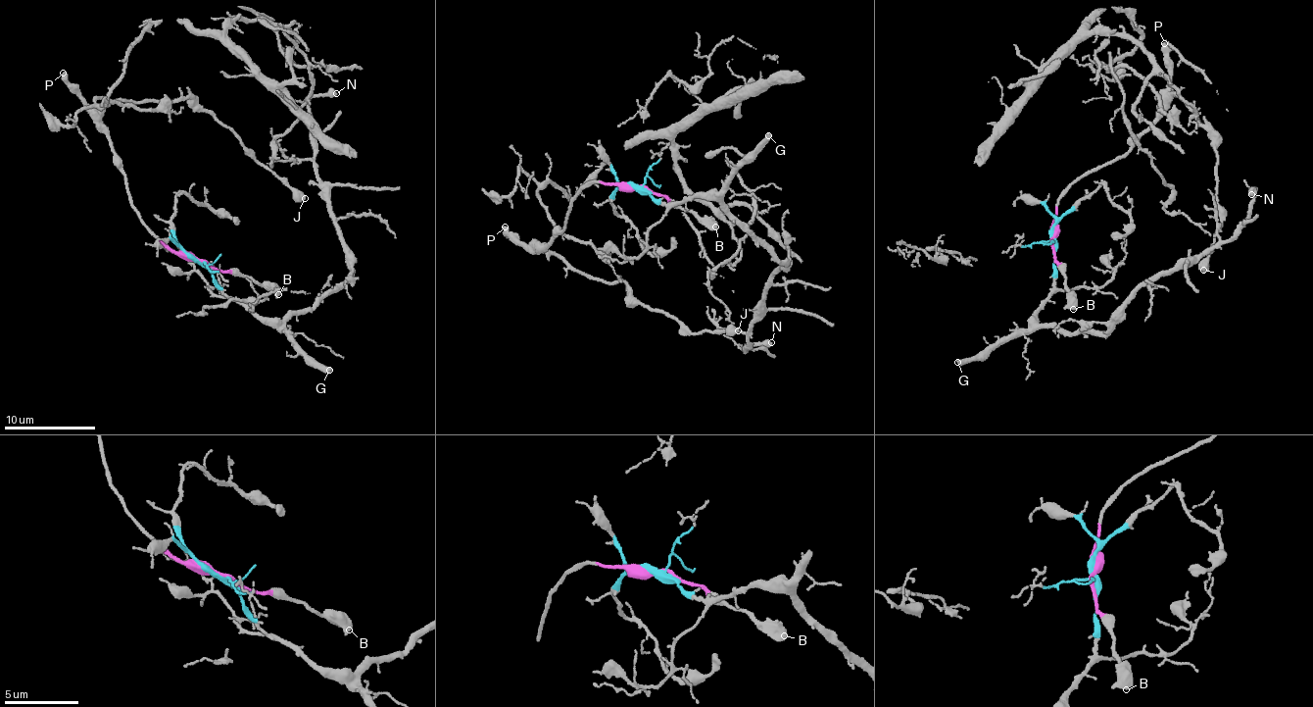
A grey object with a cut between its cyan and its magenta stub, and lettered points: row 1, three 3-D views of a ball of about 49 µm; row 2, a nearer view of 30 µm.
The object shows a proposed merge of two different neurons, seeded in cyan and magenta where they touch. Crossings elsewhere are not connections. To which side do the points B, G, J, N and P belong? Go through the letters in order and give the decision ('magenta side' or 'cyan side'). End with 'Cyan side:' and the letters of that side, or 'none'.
B: magenta side
G: cyan side
J: magenta side
N: cyan side
P: magenta side
Cyan side: G, N

